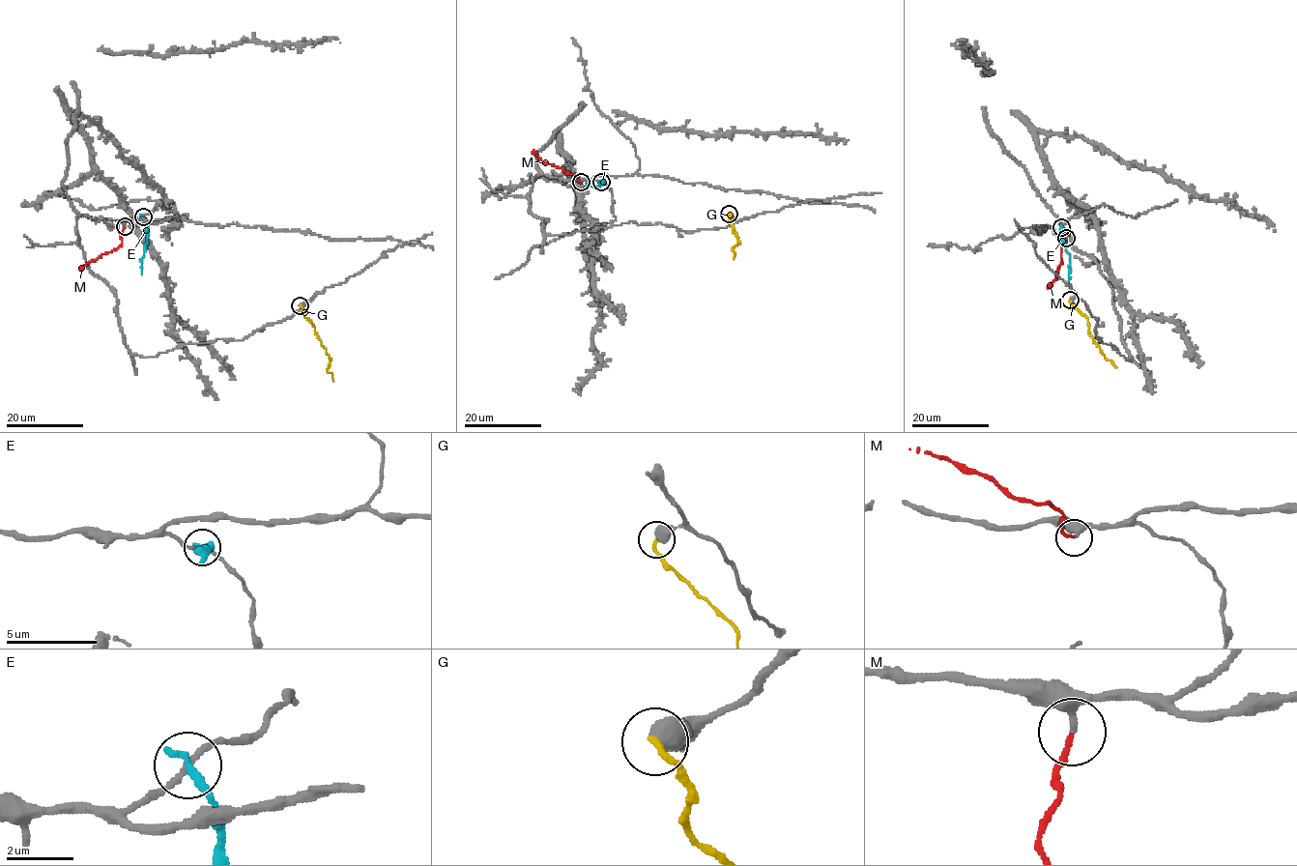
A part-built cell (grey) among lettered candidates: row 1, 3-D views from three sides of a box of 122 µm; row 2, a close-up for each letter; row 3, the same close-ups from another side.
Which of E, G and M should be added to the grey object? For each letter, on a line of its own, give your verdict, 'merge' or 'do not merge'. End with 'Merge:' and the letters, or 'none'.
E: do not merge
G: do not merge
M: merge
Merge: M

